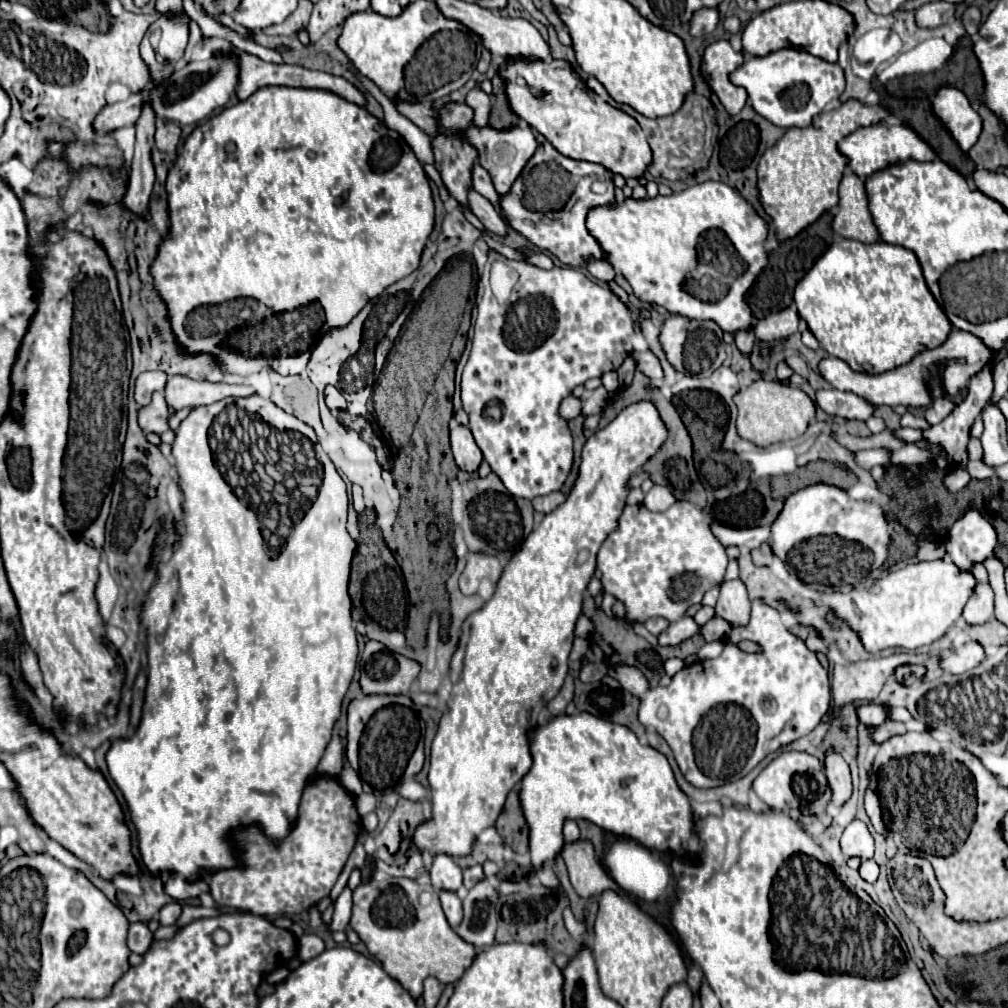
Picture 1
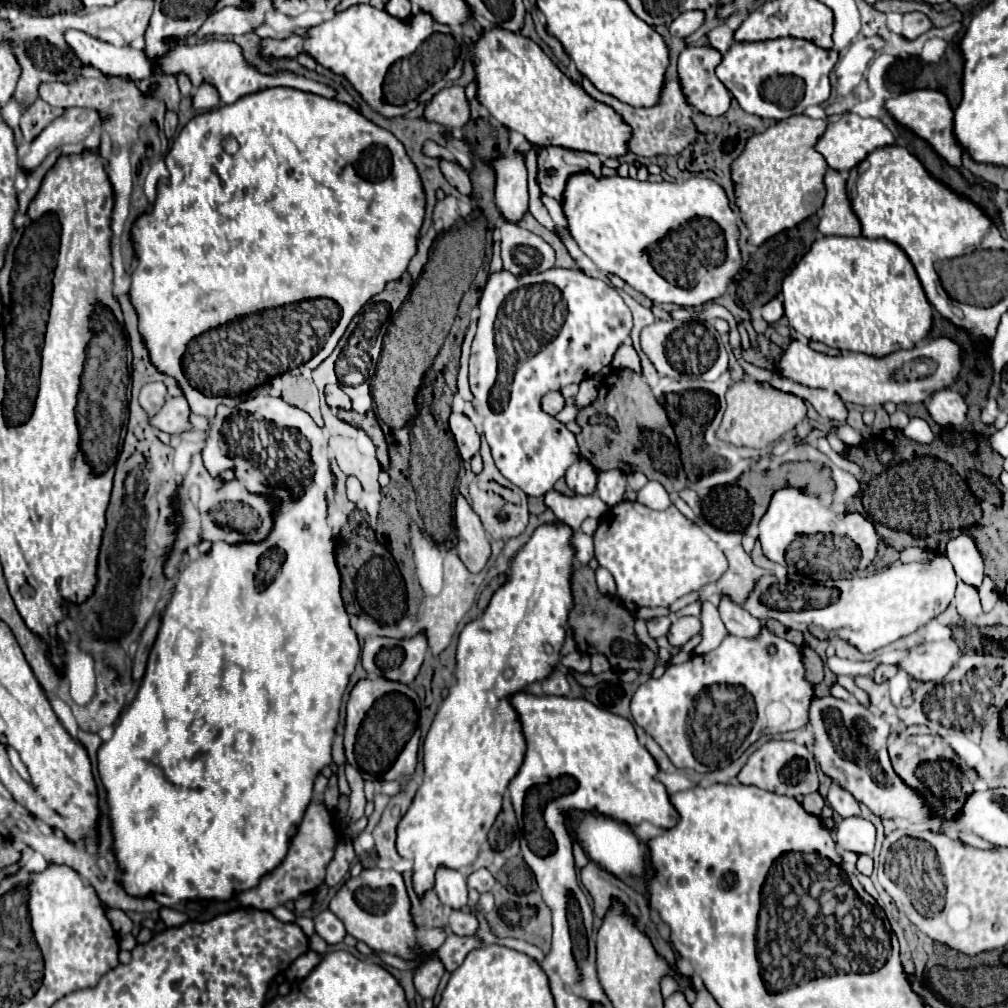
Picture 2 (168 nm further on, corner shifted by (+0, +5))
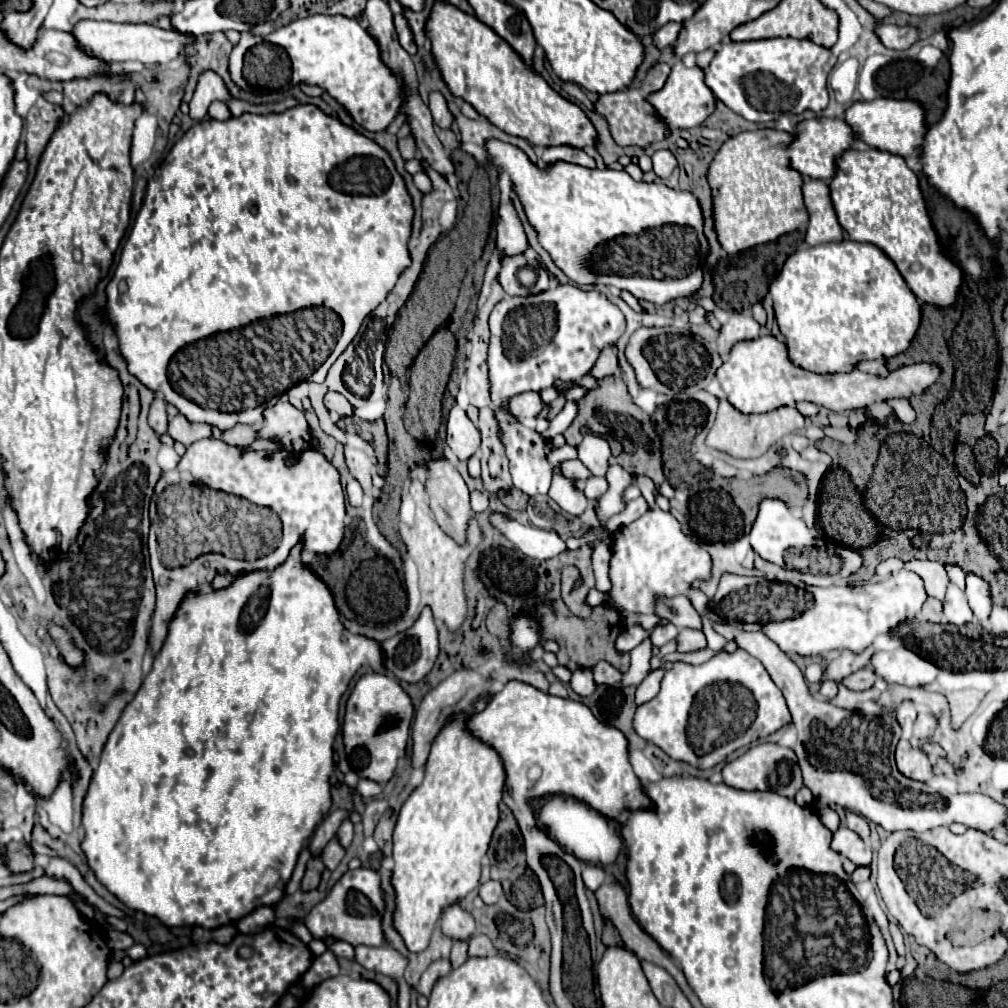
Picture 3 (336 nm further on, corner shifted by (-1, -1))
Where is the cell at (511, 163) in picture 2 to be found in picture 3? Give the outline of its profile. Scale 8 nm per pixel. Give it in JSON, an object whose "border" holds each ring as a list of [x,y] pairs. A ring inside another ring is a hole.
{"border":[[[501,204],[499,206],[499,218],[497,218],[497,252],[499,258],[523,254],[527,248],[527,238],[523,232],[523,226],[515,214],[513,204]]]}

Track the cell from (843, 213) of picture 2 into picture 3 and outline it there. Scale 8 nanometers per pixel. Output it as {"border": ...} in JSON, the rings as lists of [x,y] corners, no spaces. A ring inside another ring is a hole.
{"border":[[[803,180],[803,202],[809,214],[809,226],[805,234],[807,246],[817,246],[823,242],[843,240],[843,228],[837,222],[833,204],[829,200],[829,186],[821,180]]]}

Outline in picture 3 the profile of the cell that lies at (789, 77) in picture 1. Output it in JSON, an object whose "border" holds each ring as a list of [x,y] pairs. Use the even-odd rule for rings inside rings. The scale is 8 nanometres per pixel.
{"border":[[[769,38],[753,42],[733,42],[725,40],[715,52],[709,68],[705,70],[705,84],[711,88],[715,98],[719,98],[727,108],[741,114],[749,122],[771,122],[783,114],[801,114],[805,110],[821,112],[827,102],[827,76],[835,66],[837,58],[829,48],[813,44],[811,40],[797,38]]]}

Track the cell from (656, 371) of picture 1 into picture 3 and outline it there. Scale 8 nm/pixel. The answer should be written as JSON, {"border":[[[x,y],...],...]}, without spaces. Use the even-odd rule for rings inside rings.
{"border":[[[607,346],[601,350],[597,362],[593,364],[593,368],[589,370],[591,376],[595,378],[603,378],[609,374],[619,374],[619,364],[617,364],[617,356],[613,352],[613,346]]]}

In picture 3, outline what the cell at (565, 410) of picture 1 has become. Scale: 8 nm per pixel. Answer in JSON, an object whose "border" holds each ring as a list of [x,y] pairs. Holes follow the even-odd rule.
{"border":[[[521,392],[521,394],[511,396],[507,402],[507,414],[515,416],[523,422],[535,420],[535,416],[541,412],[541,408],[543,408],[543,402],[537,392]]]}

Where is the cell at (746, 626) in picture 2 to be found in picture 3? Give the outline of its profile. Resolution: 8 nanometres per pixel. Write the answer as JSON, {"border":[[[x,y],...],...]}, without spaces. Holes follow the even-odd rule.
{"border":[[[739,632],[737,646],[755,656],[783,692],[793,716],[793,724],[799,732],[793,750],[803,774],[803,784],[813,792],[815,798],[843,806],[847,812],[855,812],[891,832],[925,832],[929,828],[943,824],[949,826],[953,822],[963,822],[965,826],[981,832],[989,832],[997,826],[1003,828],[1005,808],[989,796],[937,792],[933,786],[909,780],[897,770],[893,752],[895,742],[899,740],[897,730],[901,734],[901,726],[897,726],[895,716],[883,714],[865,718],[859,712],[849,712],[825,700],[811,698],[801,670],[763,632]]]}

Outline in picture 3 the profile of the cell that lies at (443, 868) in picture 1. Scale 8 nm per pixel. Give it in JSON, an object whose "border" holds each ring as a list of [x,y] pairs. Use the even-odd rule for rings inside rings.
{"border":[[[453,904],[453,908],[447,908],[443,912],[441,928],[443,934],[451,940],[469,940],[475,934],[475,920],[469,912],[461,910],[459,904]]]}

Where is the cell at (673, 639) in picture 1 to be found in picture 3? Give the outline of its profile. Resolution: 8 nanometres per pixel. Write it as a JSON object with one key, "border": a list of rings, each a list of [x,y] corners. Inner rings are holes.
{"border":[[[685,628],[679,632],[677,636],[677,650],[679,652],[695,652],[695,650],[701,650],[707,646],[707,640],[705,640],[705,634],[701,630],[691,630],[691,628]]]}

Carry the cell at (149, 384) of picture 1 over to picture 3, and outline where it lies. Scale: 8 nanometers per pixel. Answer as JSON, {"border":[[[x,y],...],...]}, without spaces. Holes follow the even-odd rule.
{"border":[[[155,396],[151,410],[149,410],[149,426],[161,436],[167,432],[167,412],[165,412],[165,400],[161,396]]]}

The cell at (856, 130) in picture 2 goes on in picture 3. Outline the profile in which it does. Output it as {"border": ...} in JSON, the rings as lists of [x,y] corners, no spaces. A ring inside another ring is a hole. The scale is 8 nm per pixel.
{"border":[[[811,118],[795,124],[793,140],[787,146],[789,152],[789,166],[795,168],[801,176],[815,178],[829,182],[829,176],[833,176],[833,160],[845,152],[845,148],[851,148],[855,142],[853,130],[845,124],[845,120],[833,120],[833,118]]]}

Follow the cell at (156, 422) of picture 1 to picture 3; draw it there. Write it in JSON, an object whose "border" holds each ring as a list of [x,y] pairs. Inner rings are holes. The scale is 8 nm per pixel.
{"border":[[[177,414],[171,422],[169,422],[169,432],[167,432],[173,440],[189,446],[201,438],[211,438],[211,426],[209,424],[193,424],[189,422],[183,414]]]}

